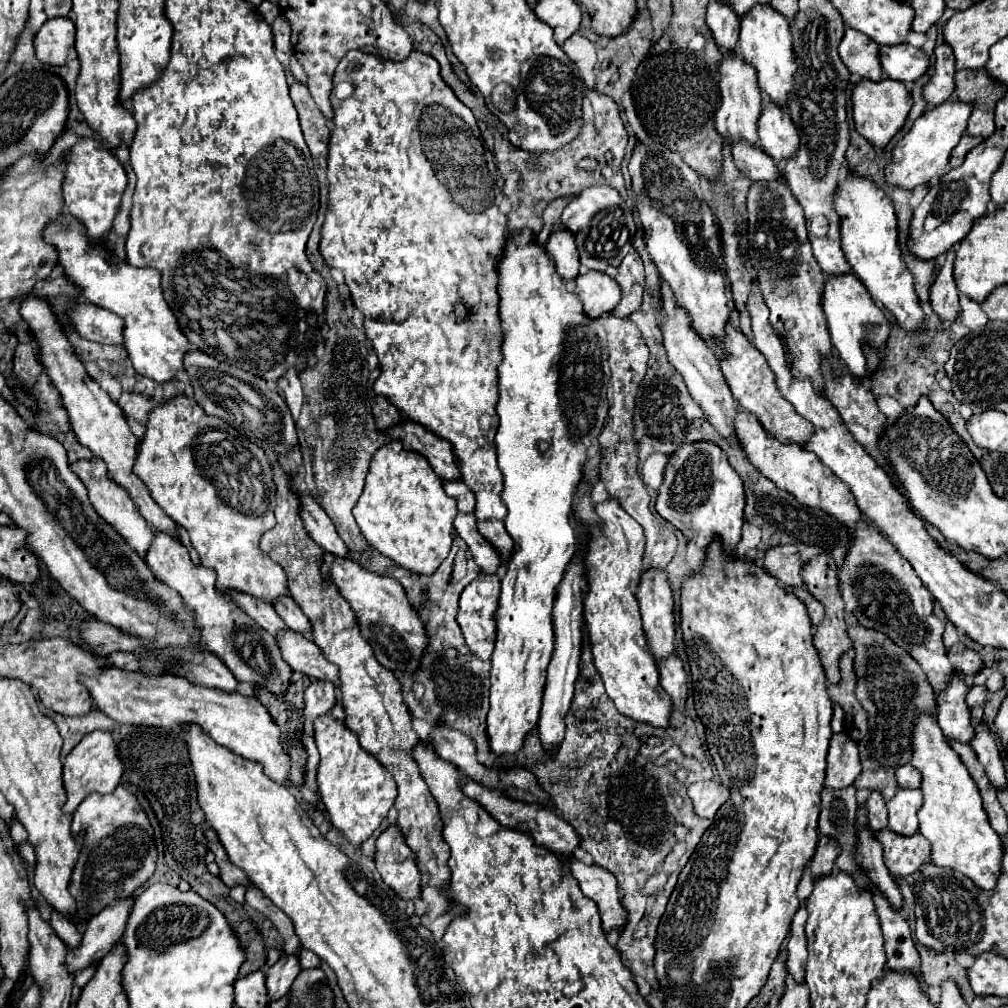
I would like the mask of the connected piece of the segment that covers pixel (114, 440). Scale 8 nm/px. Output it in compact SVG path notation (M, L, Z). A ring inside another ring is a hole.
M24 296L20 314L38 338L38 344L42 348L42 364L46 366L46 372L48 372L52 384L56 386L56 390L62 396L62 404L68 412L70 426L72 426L78 442L82 446L90 448L94 456L98 456L106 462L110 478L128 490L130 498L134 500L134 504L138 506L140 514L144 516L144 520L148 522L148 526L152 530L160 530L160 532L168 532L168 534L178 536L176 524L160 510L160 506L156 506L156 502L152 502L152 498L148 498L148 490L144 490L144 482L140 482L140 478L136 478L136 474L132 470L134 460L136 460L138 438L128 428L120 406L116 402L112 402L110 396L86 374L82 362L72 352L72 348L70 348L66 336L62 334L62 328L56 322L56 316L48 308L48 304L36 296Z

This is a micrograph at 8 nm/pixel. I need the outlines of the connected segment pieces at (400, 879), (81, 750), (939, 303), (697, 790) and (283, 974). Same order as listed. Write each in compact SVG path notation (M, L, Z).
M390 826L376 840L376 870L382 882L400 900L420 898L420 872L414 864L414 852L406 846L398 826Z
M102 730L90 732L74 746L74 750L64 760L64 788L66 788L68 800L62 810L66 814L72 814L78 808L78 804L92 792L98 792L98 794L114 792L114 788L120 782L122 772L124 772L124 766L116 754L116 744L112 736Z
M946 256L942 262L942 268L936 276L936 282L930 288L930 304L934 308L934 312L938 314L940 320L948 320L950 324L956 322L958 312L960 312L960 304L958 304L958 290L954 284L954 276L952 276L952 266L954 258Z
M702 780L702 782L696 782L688 788L688 796L694 804L694 812L700 818L714 818L718 808L728 800L730 792L718 782Z
M282 954L280 960L268 970L266 974L266 988L268 988L268 998L270 1000L280 1000L282 996L288 994L292 982L300 974L300 962L296 956Z

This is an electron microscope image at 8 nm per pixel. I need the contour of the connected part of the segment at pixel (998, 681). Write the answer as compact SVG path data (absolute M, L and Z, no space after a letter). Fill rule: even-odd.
M984 666L984 668L974 676L974 684L982 684L982 686L986 686L990 692L996 692L996 690L1000 690L1000 688L1004 686L1004 678L1002 678L1002 674L998 674L996 670Z

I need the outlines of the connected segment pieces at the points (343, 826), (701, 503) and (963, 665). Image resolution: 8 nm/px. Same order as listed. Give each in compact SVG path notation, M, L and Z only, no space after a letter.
M324 714L314 722L314 740L320 752L318 788L328 818L352 846L360 846L372 836L372 832L386 818L388 810L394 806L398 796L396 782L374 756L360 748L356 734L348 730L340 720L334 720L330 714Z
M704 440L692 442L688 446L682 446L670 458L670 464L666 466L666 472L664 472L664 482L658 488L656 510L664 520L672 522L684 536L692 538L698 548L706 550L712 538L720 536L724 552L732 554L740 540L740 530L744 524L744 484L740 476L736 474L736 470L732 470L732 466L728 464L728 458L720 446L716 446L714 442L704 442Z
M954 644L954 646L948 650L948 658L950 658L952 666L954 666L958 672L964 672L964 674L976 674L976 672L984 666L980 654L978 654L976 650L966 648L964 644Z

